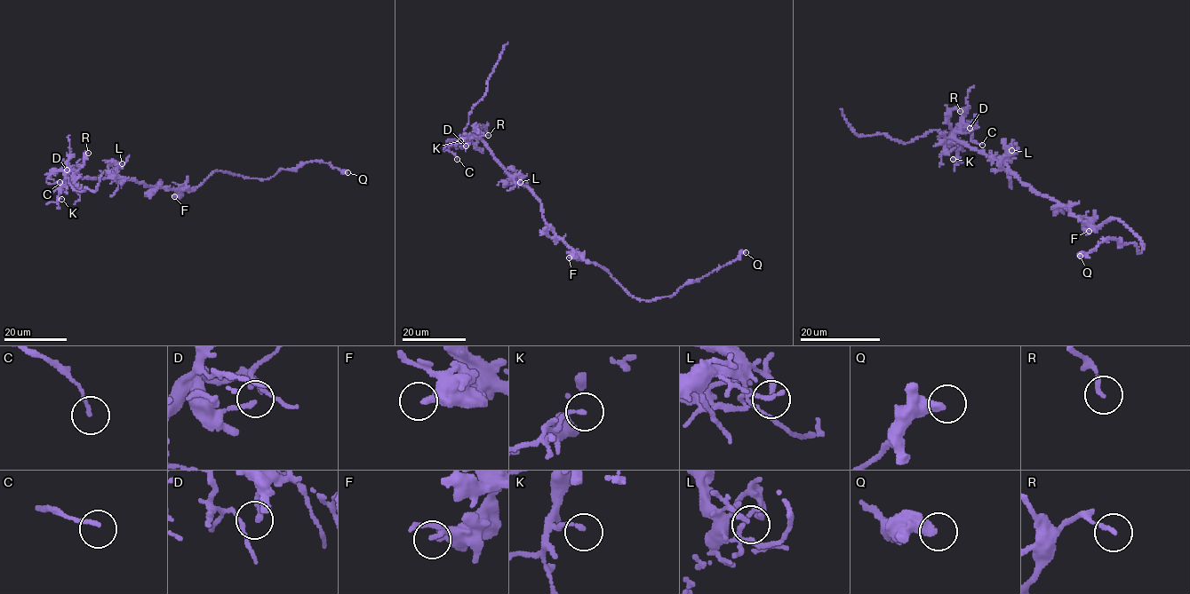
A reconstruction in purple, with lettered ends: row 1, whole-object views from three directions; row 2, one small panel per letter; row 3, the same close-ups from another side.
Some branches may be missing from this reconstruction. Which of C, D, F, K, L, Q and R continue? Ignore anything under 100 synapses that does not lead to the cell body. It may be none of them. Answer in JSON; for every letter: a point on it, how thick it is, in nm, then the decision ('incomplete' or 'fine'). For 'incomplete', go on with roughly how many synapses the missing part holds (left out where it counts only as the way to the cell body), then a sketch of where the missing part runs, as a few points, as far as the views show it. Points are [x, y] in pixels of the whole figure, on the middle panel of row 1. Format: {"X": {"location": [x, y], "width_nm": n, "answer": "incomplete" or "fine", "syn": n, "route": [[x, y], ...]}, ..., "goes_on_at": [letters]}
{"C": {"location": [457, 159], "width_nm": 130, "answer": "fine"}, "D": {"location": [466, 146], "width_nm": 180, "answer": "fine"}, "F": {"location": [569, 257], "width_nm": 320, "answer": "fine"}, "K": {"location": [460, 140], "width_nm": 130, "answer": "fine"}, "L": {"location": [520, 182], "width_nm": 160, "answer": "fine"}, "Q": {"location": [746, 252], "width_nm": 360, "answer": "fine"}, "R": {"location": [488, 135], "width_nm": 150, "answer": "fine"}, "goes_on_at": []}

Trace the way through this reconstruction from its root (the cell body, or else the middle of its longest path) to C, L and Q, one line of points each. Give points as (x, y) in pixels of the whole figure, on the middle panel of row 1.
C: (549, 226), (539, 201), (527, 186), (516, 184), (479, 138), (467, 135), (455, 139), (444, 150), (457, 159)
L: (549, 226), (543, 217), (541, 204), (527, 186), (518, 185), (512, 178), (516, 178), (520, 182)
Q: (549, 226), (576, 253), (608, 272), (632, 296), (644, 300), (673, 296), (684, 285), (698, 281), (746, 252)

